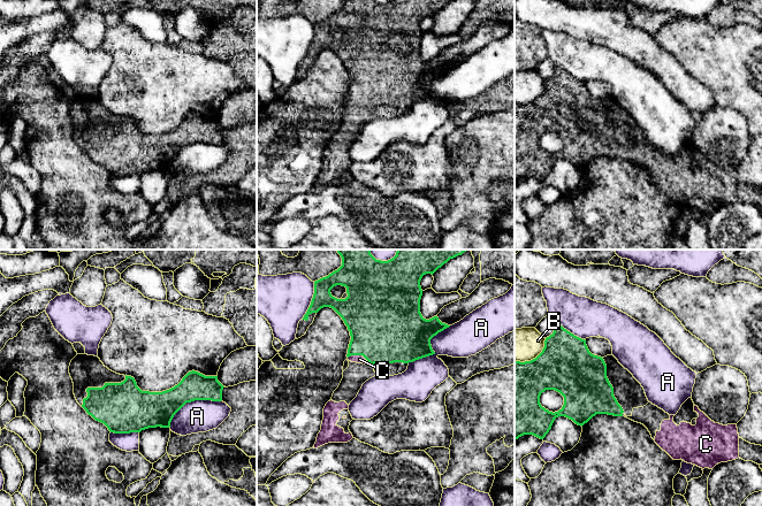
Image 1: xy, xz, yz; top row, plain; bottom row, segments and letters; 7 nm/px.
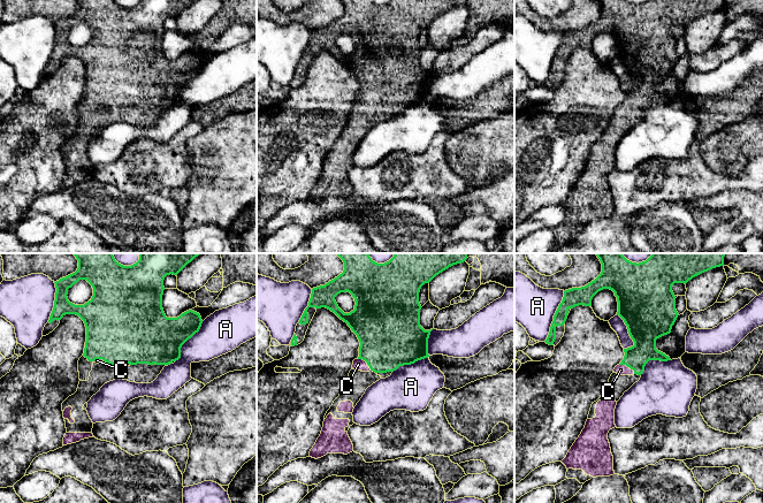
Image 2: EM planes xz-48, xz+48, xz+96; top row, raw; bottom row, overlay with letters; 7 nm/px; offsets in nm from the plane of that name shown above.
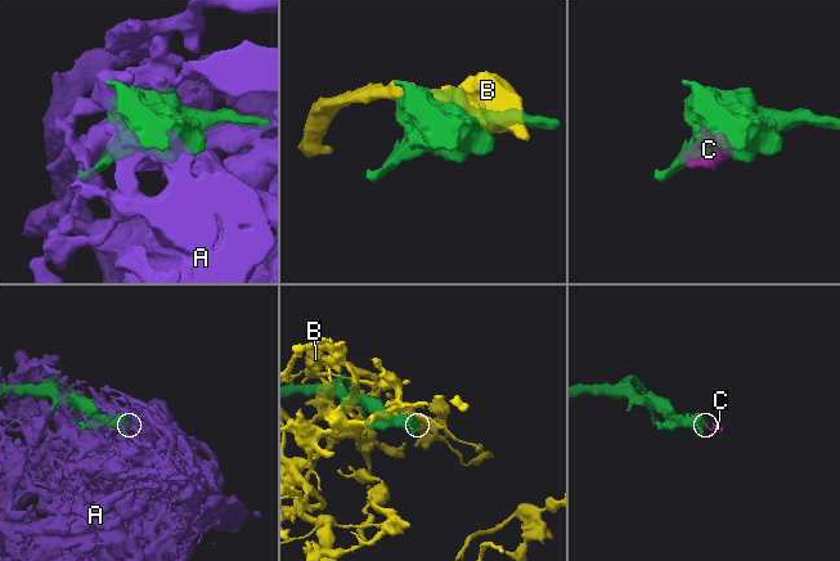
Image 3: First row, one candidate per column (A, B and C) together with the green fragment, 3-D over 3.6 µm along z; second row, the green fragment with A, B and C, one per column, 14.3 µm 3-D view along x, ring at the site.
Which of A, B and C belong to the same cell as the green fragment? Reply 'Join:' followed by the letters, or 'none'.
Join: C

